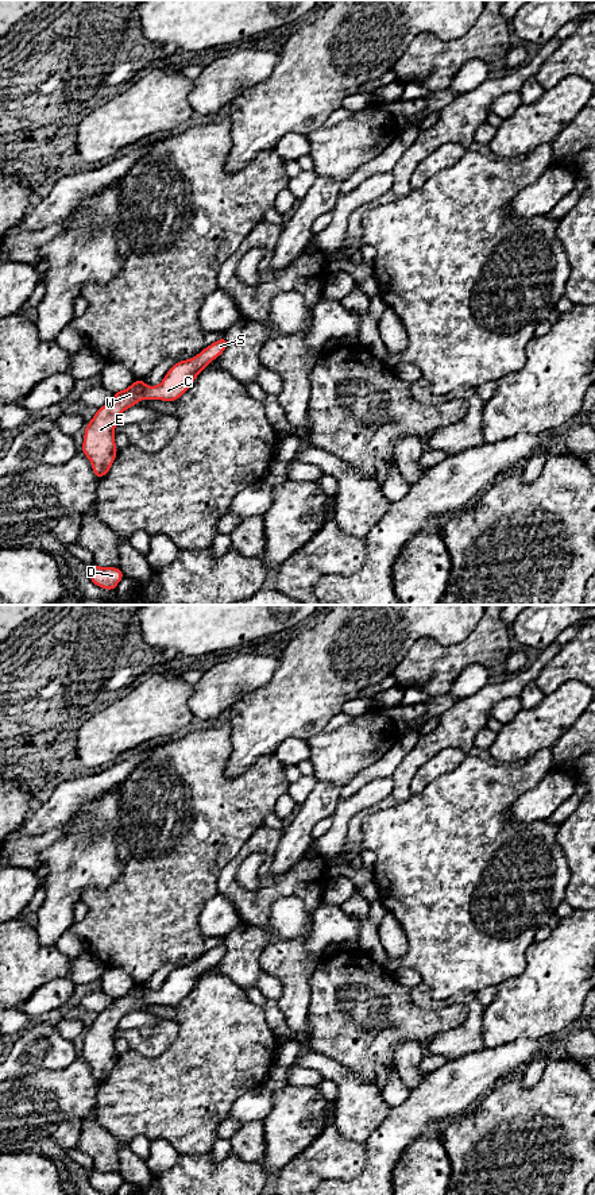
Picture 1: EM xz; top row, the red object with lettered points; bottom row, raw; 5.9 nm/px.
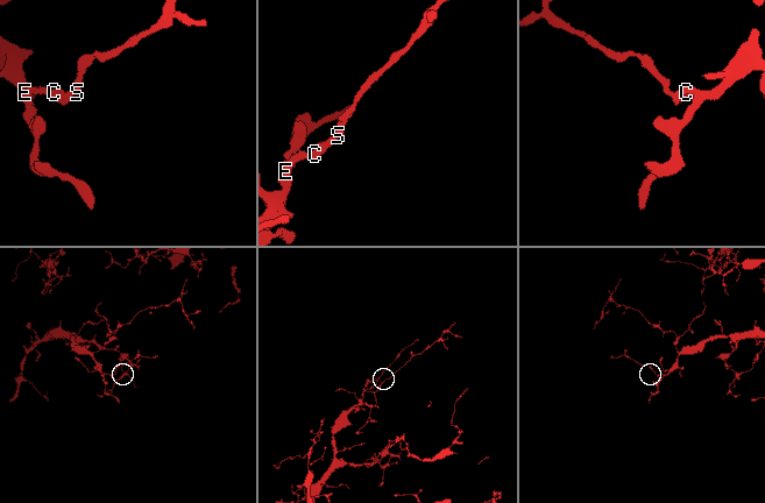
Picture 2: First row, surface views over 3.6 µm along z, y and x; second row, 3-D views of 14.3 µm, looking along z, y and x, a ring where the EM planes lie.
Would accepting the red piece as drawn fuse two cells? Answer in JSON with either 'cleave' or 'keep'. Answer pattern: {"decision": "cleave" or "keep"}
{"decision": "keep"}

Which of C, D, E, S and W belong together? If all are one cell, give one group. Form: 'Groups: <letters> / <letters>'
Groups: C D E S W

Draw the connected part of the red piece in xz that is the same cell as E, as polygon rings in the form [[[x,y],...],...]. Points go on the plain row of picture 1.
[[[228,942],[206,951],[192,964],[179,965],[170,972],[163,986],[157,991],[147,991],[136,984],[130,992],[115,997],[111,1009],[97,1013],[94,1022],[85,1030],[81,1057],[89,1063],[97,1084],[108,1079],[117,1060],[115,1049],[115,1032],[119,1021],[140,1005],[178,1005],[196,986],[197,980],[227,953]]]

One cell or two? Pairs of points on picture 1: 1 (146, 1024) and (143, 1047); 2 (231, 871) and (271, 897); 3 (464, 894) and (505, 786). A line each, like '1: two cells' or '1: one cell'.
1: two cells
2: one cell
3: one cell

